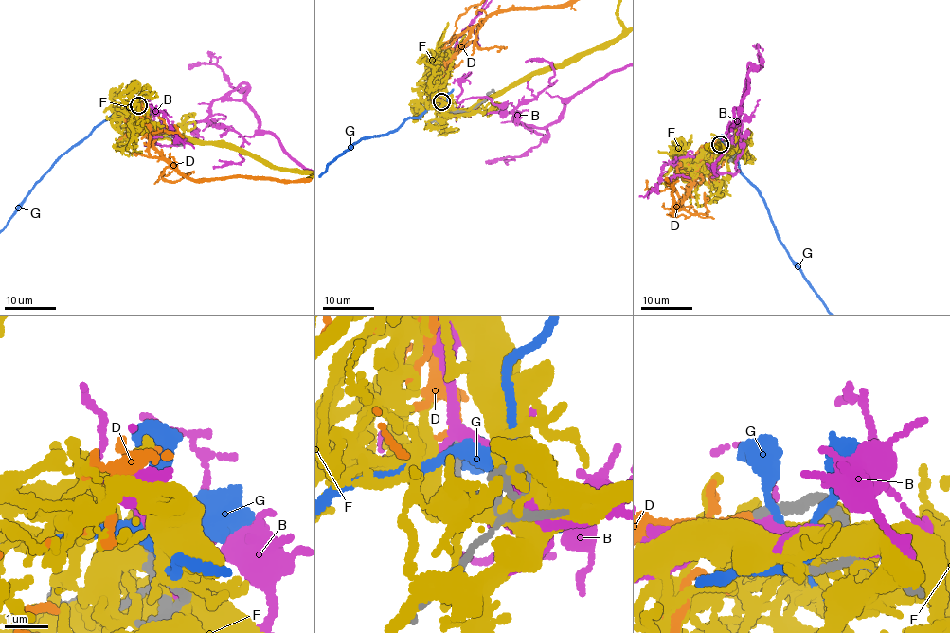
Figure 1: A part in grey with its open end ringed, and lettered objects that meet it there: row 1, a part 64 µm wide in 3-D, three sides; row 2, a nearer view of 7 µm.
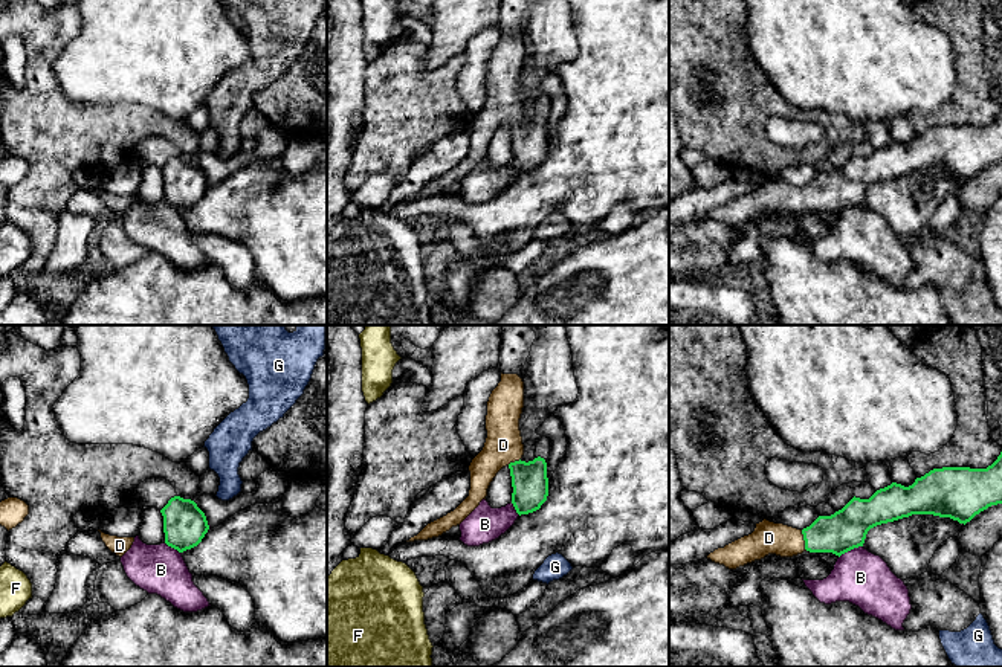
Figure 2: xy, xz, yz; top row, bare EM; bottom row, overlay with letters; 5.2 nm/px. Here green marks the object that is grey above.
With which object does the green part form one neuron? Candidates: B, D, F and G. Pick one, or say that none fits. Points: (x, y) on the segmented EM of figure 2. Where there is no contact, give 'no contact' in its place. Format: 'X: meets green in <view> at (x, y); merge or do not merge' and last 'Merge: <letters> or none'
B: meets green in yz at (850, 550); do not merge
D: meets green in yz at (804, 539); merge
F: no contact; do not merge
G: no contact; do not merge
Merge: D

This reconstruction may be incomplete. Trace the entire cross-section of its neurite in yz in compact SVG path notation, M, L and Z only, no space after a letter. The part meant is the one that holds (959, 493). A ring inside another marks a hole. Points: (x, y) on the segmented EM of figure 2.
M1002 452L987 469L942 467L933 469L909 487L892 482L877 490L869 499L852 498L842 510L831 516L819 516L810 527L797 530L767 519L756 524L752 534L744 536L724 548L718 548L707 556L715 563L729 569L736 569L768 554L793 557L810 553L832 553L842 556L854 548L863 546L871 528L894 522L912 514L933 514L950 517L959 524L970 522L976 514L991 505L1002 504Z

